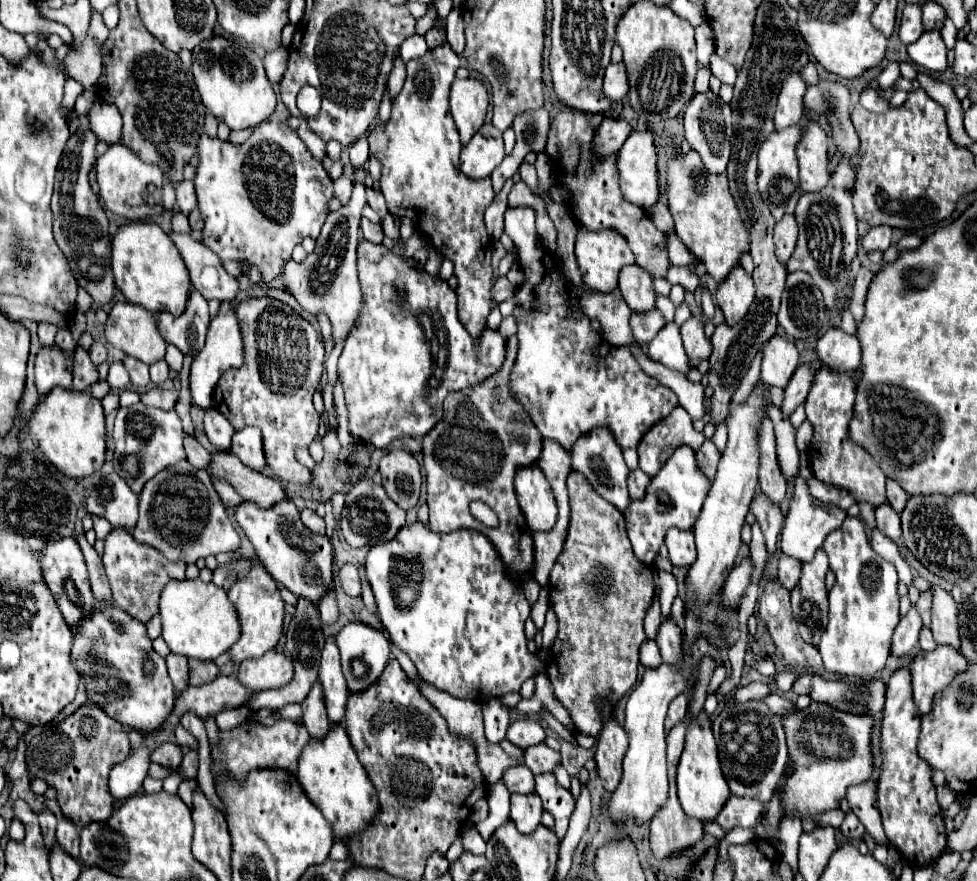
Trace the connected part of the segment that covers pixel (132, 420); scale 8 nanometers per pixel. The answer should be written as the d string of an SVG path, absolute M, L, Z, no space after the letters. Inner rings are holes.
M135 404L129 408L119 408L113 428L115 444L115 470L129 484L133 492L141 492L143 484L155 476L155 472L185 458L183 450L183 428L181 420L173 410L149 408L145 404Z

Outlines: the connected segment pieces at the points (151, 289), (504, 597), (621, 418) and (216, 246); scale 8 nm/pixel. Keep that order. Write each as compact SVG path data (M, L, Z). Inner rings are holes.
M129 222L117 228L111 236L111 270L115 276L115 286L123 292L127 302L141 304L149 312L167 310L173 316L183 312L187 302L187 292L191 288L189 272L185 262L171 242L169 234L153 222Z
M415 522L401 528L393 540L373 546L367 554L365 572L377 600L377 614L391 644L405 652L421 678L437 690L479 702L519 692L527 678L537 678L543 670L541 656L529 652L523 632L531 606L521 586L511 580L499 552L495 552L495 546L483 534L469 528L437 534L429 524Z
M513 208L505 212L505 234L517 246L519 264L525 272L525 286L517 288L517 308L513 312L517 320L519 354L515 368L511 372L511 386L519 402L531 412L535 424L543 438L557 440L565 450L573 446L577 436L597 428L609 426L621 448L637 448L645 432L663 420L675 408L677 396L671 388L663 386L659 380L647 376L627 346L609 344L599 332L589 326L589 318L579 312L579 290L565 280L557 258L543 248L535 232L535 212L533 208Z
M273 118L259 126L255 126L251 138L243 144L219 142L219 138L209 138L201 134L199 144L199 166L195 172L195 192L199 212L205 220L203 228L203 244L211 248L221 260L237 260L251 262L259 266L263 272L263 282L271 282L279 276L279 270L285 260L291 258L293 246L301 244L305 236L317 238L321 226L329 214L327 202L333 196L333 180L325 172L319 160L311 156L303 140L281 120Z

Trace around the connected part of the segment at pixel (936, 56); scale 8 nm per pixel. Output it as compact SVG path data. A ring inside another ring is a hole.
M939 30L923 32L917 42L907 46L907 54L911 56L913 62L929 70L943 72L947 68L947 48Z

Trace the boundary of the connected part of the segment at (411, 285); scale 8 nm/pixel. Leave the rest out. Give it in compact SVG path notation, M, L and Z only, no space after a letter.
M361 240L359 248L357 248L357 268L359 268L359 280L363 282L363 294L367 296L367 304L363 306L361 312L361 324L359 328L355 328L355 338L357 340L347 340L345 348L341 352L341 358L338 361L339 376L341 376L341 384L345 390L345 402L347 402L347 410L349 410L349 428L351 434L367 444L373 444L375 448L385 448L391 440L399 438L399 436L425 436L443 416L443 400L451 390L463 390L467 384L475 384L475 380L483 380L483 376L491 376L493 372L497 372L503 364L503 356L505 356L505 338L501 338L501 334L497 330L485 328L479 336L479 342L475 342L471 338L471 334L465 330L465 326L459 320L459 310L457 310L457 294L453 288L449 288L447 282L443 280L433 280L427 272L419 270L419 268L409 268L403 260L399 260L391 250L387 250L383 244L373 244L369 240Z

